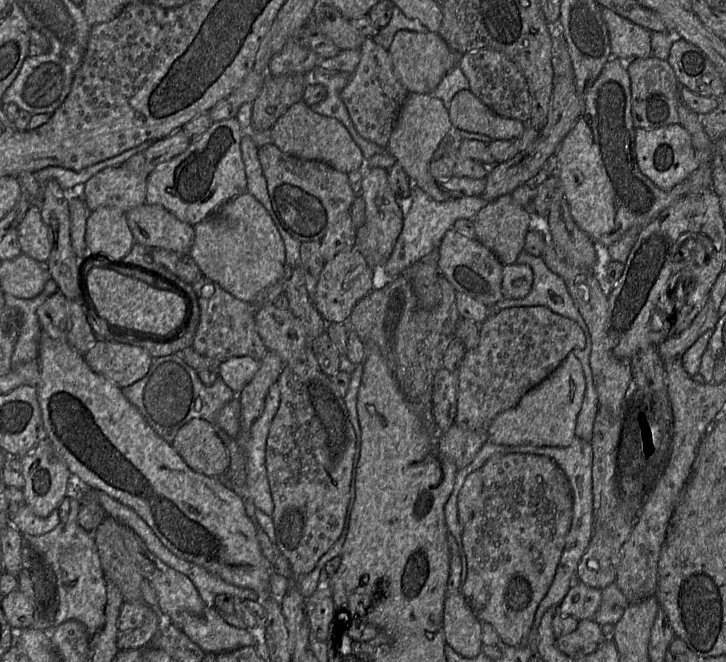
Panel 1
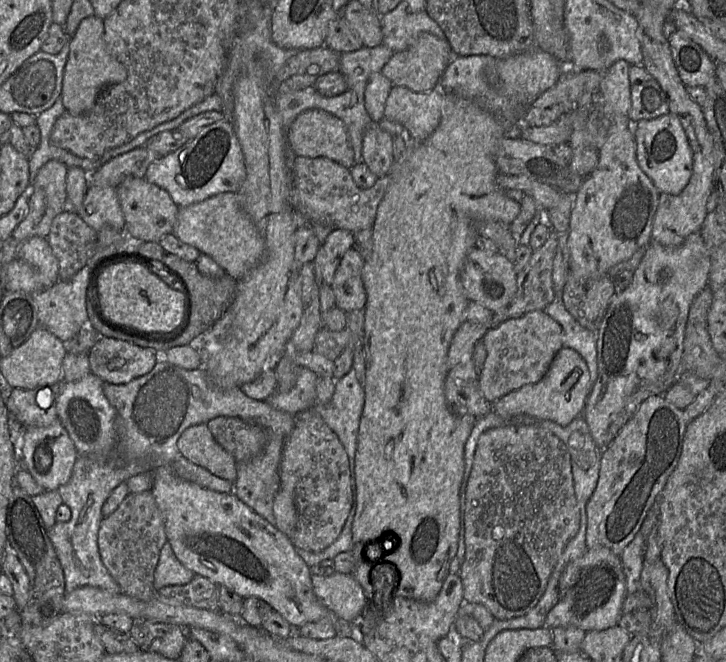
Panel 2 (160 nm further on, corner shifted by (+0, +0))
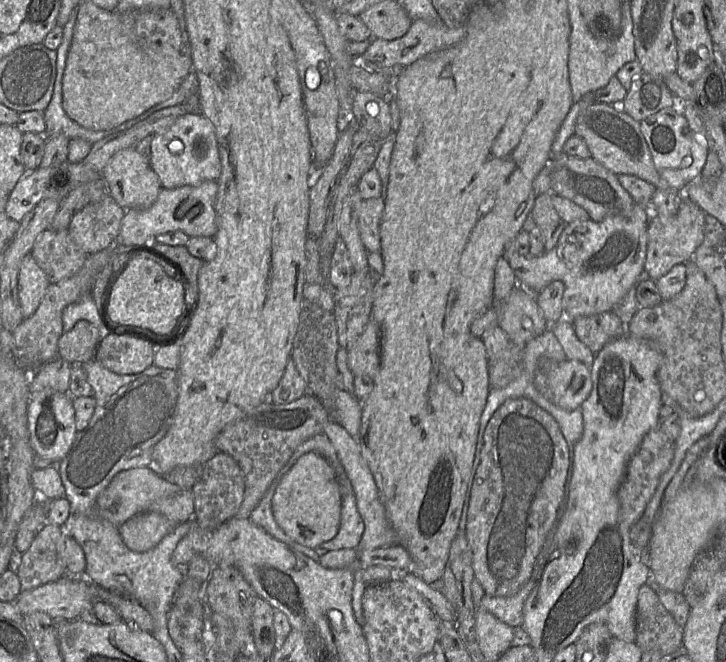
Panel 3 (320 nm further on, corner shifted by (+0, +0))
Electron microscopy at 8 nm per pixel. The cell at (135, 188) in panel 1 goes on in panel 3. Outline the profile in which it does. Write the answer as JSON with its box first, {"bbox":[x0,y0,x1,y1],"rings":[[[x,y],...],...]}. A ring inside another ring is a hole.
{"bbox":[68,196,125,255],"rings":[[[109,196],[83,207],[71,219],[68,233],[86,255],[115,245],[125,210]]]}

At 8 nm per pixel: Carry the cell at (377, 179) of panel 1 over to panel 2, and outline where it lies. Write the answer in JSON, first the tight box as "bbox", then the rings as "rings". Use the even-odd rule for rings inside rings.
{"bbox":[362,122,393,178],"rings":[[[372,122],[362,141],[362,161],[378,178],[386,176],[393,164],[393,137],[379,123]]]}

